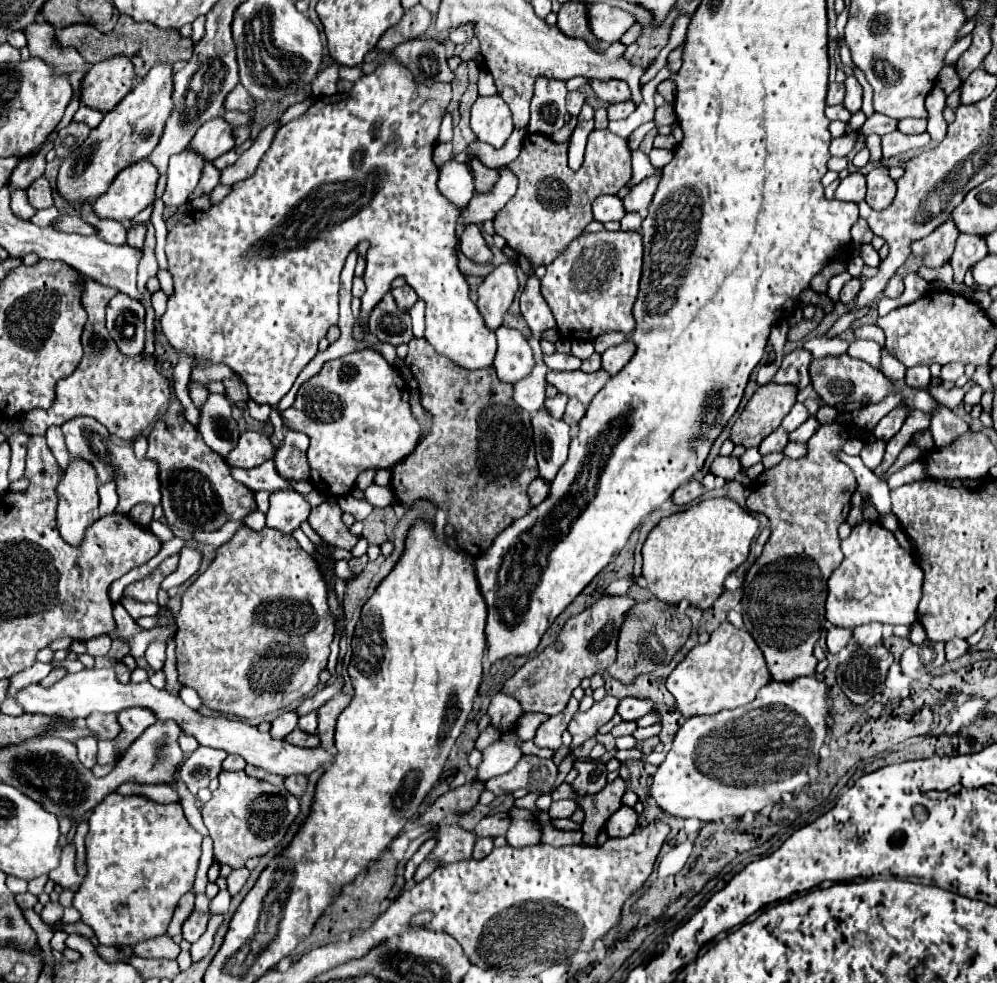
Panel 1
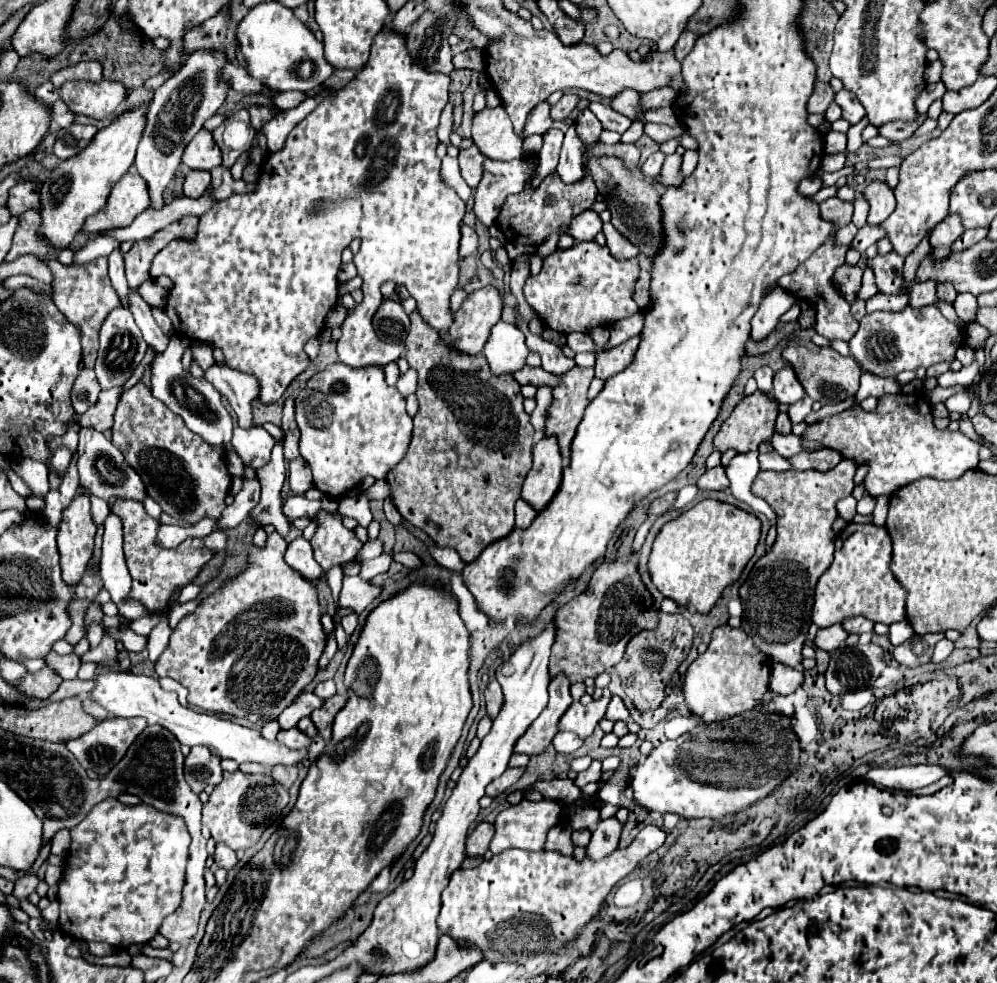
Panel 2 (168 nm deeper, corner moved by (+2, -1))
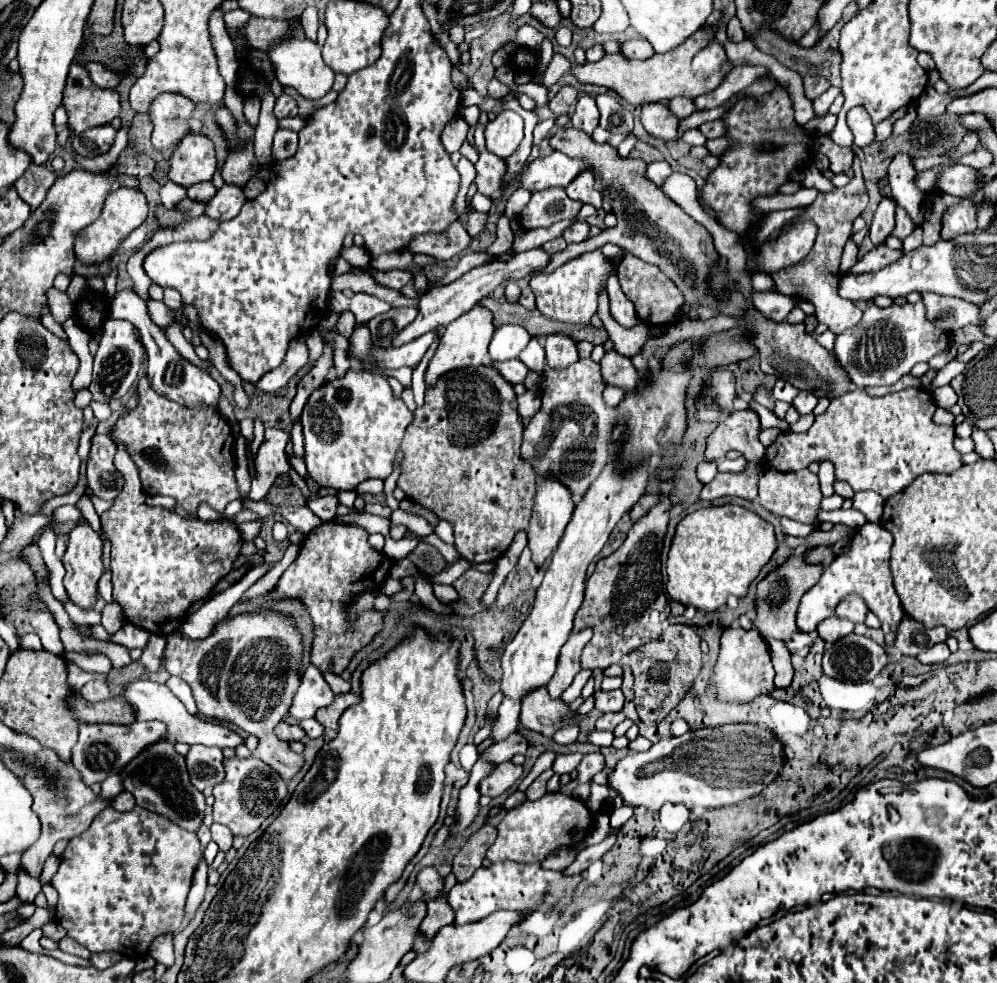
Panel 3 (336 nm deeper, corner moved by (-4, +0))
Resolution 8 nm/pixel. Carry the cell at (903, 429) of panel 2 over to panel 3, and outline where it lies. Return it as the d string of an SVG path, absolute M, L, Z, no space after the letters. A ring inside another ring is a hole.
M854 389L832 399L828 411L818 415L806 433L780 433L774 443L766 447L762 463L768 469L790 473L806 469L810 463L830 461L834 465L836 481L846 481L854 491L878 491L884 499L888 499L908 487L922 473L952 473L962 467L962 455L952 445L954 427L936 425L932 421L934 411L936 403L924 389L902 389L884 397L870 397L864 389Z

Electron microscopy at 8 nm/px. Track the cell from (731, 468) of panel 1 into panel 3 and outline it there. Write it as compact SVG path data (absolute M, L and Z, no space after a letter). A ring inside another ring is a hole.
M746 463L746 469L740 473L718 473L708 485L702 487L700 499L712 501L734 495L752 501L758 495L758 473L760 467L756 463Z

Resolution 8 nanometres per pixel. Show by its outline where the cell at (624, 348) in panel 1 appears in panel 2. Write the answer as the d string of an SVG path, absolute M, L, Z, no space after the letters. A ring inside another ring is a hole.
M634 336L632 340L620 344L620 346L614 346L610 350L604 350L596 356L596 376L602 378L602 380L608 380L610 376L622 372L634 358L634 352L638 348L638 342L640 342L640 336Z

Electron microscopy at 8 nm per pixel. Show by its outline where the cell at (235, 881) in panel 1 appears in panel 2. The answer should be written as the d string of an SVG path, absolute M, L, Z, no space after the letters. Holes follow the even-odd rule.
M218 844L218 846L216 846L216 854L214 854L214 864L216 864L218 868L224 868L226 872L230 872L230 870L238 864L238 858L236 858L234 850L230 850L230 848L224 846L224 844Z

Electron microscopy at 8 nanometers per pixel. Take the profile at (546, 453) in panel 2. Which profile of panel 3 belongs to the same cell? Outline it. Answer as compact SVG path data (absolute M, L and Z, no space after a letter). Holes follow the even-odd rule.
M550 477L542 479L542 485L538 485L538 491L536 491L530 527L526 531L528 533L528 547L532 551L532 563L538 569L544 567L546 559L550 559L552 551L556 549L556 543L560 543L560 535L564 535L564 527L568 525L572 511L574 511L574 503L572 503L570 491L562 483L558 483L556 479L550 479Z

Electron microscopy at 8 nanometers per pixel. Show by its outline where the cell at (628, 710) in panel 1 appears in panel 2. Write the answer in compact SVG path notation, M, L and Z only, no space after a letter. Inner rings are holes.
M612 696L610 704L608 704L608 710L606 710L606 718L608 720L614 720L614 722L616 720L628 720L630 718L630 712L624 706L624 702L622 702L620 696Z

